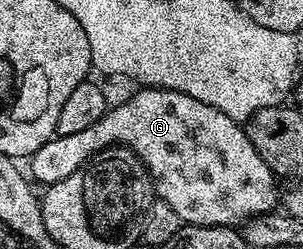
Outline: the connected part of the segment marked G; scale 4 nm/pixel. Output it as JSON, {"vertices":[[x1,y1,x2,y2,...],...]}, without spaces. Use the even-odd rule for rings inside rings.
{"vertices":[[143,86,131,99,115,107,113,104,100,117,100,121,84,129,84,133,55,134,35,155,29,156,29,174,35,180,38,178,42,185,59,183,64,181,64,177,72,177,72,173,81,171,98,152,115,145,128,147,136,153,154,181,155,196,168,201,183,224,237,228,247,220,270,214,279,206,280,187,277,187,276,176,268,169,268,165,264,165,264,157,256,153,252,141,248,141,243,124,237,123,232,117,224,117,220,109,212,109,212,105,204,105,204,101,196,101,196,97,163,87]]}

